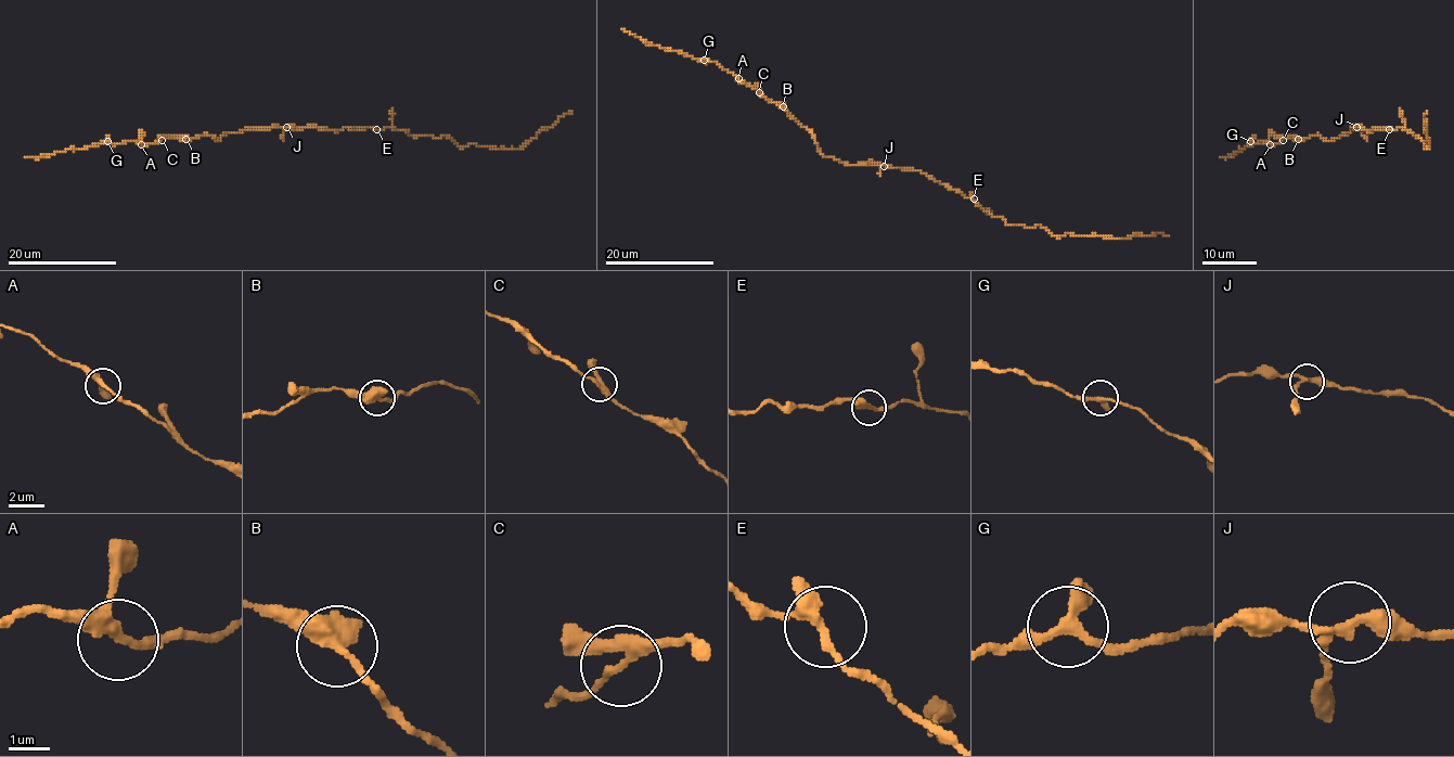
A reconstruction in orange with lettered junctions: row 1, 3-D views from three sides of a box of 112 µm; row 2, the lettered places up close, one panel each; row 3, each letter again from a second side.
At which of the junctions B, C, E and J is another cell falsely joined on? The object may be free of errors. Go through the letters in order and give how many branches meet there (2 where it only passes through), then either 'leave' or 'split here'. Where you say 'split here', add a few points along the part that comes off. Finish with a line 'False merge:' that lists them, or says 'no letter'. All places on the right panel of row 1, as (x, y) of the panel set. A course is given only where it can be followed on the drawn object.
B: 2 | leave
C: 3 | leave
E: 3 | leave
J: 3 | leave
False merge: no letter

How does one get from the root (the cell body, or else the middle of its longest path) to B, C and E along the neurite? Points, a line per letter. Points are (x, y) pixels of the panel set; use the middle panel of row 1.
B: (888, 166), (875, 163), (847, 166), (833, 157), (825, 157), (815, 137), (783, 107)
C: (888, 166), (875, 163), (847, 166), (833, 157), (825, 157), (808, 129), (783, 107), (758, 92)
E: (888, 166), (922, 171), (974, 199)

